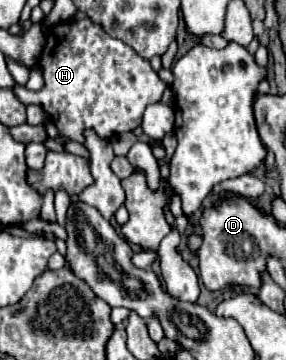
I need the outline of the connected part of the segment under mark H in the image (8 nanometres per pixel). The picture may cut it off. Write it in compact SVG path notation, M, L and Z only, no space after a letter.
M74 19L54 27L44 43L40 55L40 69L44 87L40 91L16 93L26 105L40 105L58 129L60 143L84 143L84 131L94 129L102 139L112 139L126 133L128 127L138 127L142 113L150 103L160 101L166 83L132 47L114 39L90 23L90 19Z

